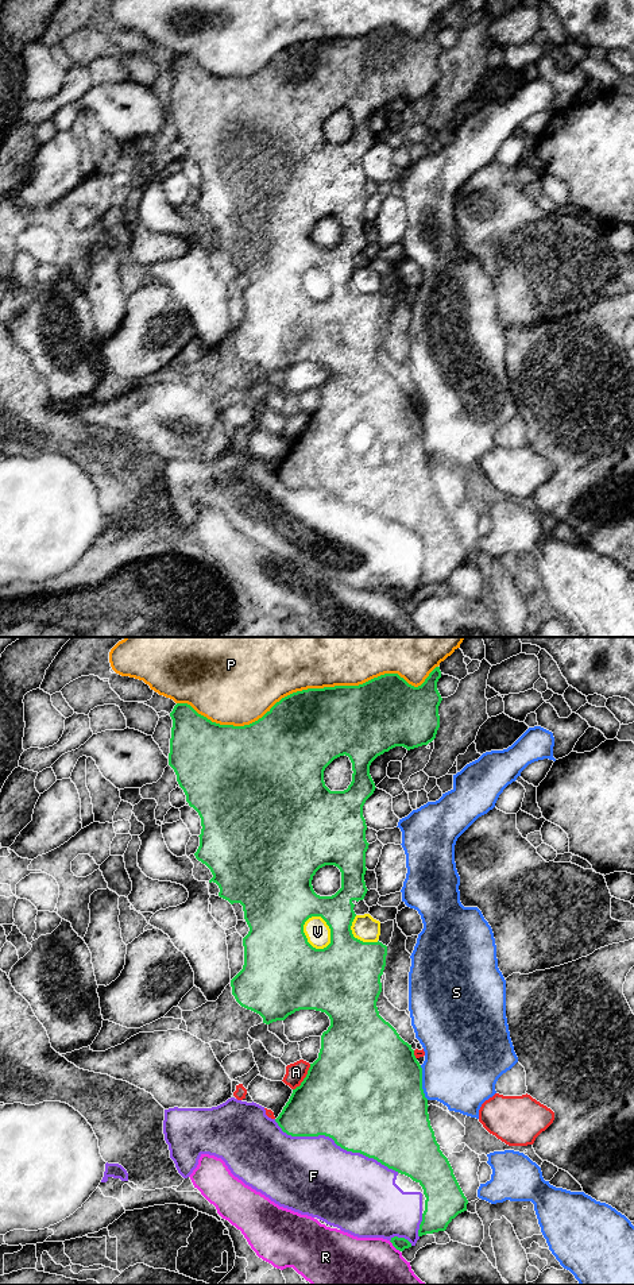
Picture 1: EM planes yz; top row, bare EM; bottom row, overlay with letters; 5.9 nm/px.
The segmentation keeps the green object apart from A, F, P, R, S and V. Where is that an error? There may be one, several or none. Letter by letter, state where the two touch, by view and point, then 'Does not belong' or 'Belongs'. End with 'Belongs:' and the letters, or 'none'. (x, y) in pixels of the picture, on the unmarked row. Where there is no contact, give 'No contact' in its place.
A: Touches green at yz (305, 429). Does not belong
F: Touches green at yz (335, 494). Does not belong
P: Touches green at yz (308, 41). Does not belong
R: Touches green at yz (394, 598). Does not belong
S: Touches green at yz (421, 435). Does not belong
V: Touches green at yz (329, 280). Does not belong
Belongs: none

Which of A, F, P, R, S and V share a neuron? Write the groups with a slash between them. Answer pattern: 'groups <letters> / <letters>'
groups A / F / P / R / S V

